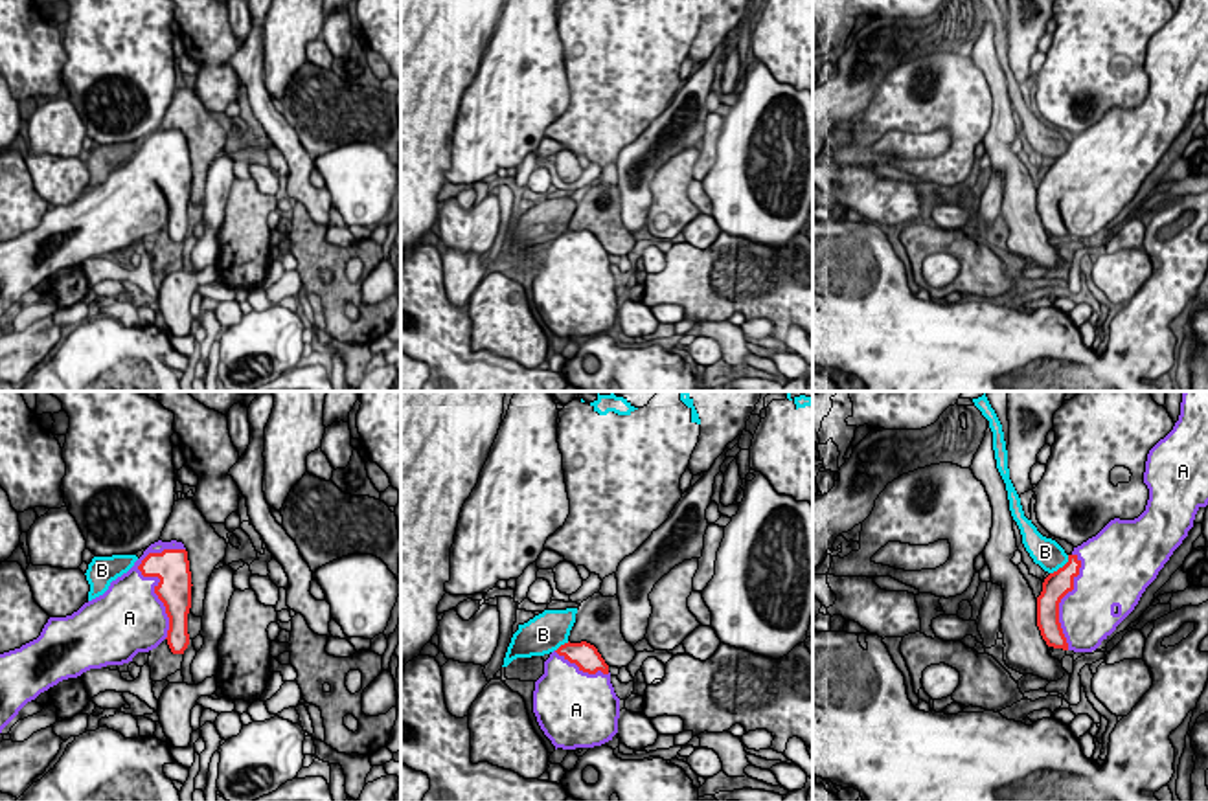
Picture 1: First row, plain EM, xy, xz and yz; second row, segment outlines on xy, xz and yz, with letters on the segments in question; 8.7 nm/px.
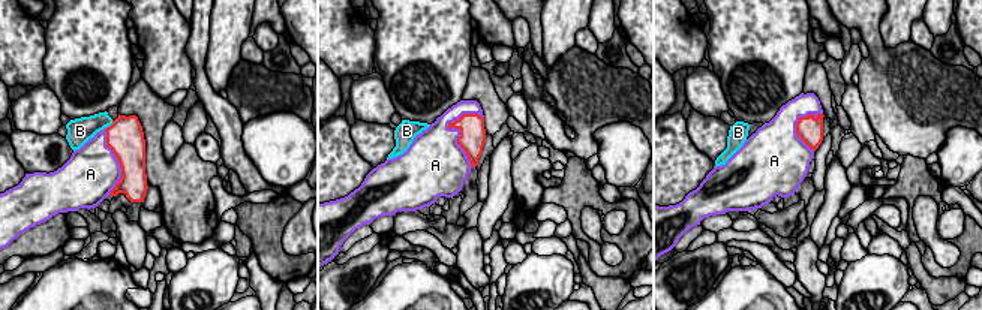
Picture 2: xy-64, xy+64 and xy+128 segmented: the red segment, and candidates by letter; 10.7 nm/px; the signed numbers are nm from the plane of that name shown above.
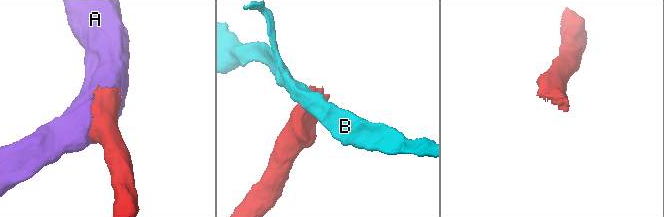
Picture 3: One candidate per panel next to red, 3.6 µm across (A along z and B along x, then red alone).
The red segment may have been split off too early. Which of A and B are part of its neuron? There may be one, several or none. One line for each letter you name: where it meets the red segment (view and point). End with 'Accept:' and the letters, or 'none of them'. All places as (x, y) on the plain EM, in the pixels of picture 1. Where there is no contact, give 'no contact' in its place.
A: meets red in xy at (153, 164)
Accept: A

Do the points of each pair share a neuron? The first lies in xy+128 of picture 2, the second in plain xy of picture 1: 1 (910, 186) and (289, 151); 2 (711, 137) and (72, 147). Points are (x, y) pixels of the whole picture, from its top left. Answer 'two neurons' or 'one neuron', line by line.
1: two neurons
2: two neurons

